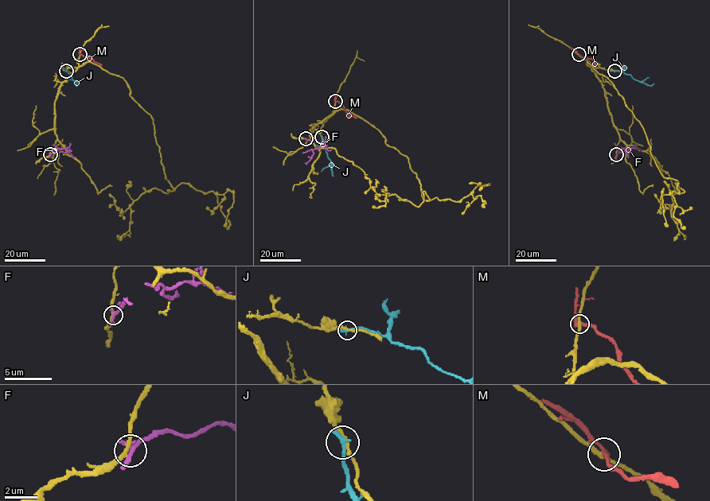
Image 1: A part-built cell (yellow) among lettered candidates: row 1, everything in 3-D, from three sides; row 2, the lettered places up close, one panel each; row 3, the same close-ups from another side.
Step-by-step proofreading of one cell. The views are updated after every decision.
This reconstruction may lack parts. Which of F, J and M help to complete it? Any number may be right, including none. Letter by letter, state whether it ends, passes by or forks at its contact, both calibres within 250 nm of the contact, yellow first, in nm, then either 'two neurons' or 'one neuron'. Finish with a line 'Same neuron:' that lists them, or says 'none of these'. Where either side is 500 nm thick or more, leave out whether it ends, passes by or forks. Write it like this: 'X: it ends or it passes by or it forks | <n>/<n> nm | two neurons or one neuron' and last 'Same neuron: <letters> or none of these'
F: it passes by | 200/240 nm | two neurons
J: it ends | 200/360 nm | two neurons
M: it passes by | 240/240 nm | two neurons
Same neuron: none of these

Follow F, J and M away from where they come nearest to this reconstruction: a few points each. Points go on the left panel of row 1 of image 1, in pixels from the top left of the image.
F: (50, 154), (66, 152), (67, 149), (56, 147), (49, 151)
J: (66, 71), (76, 85), (78, 83)
M: (79, 54), (102, 64)

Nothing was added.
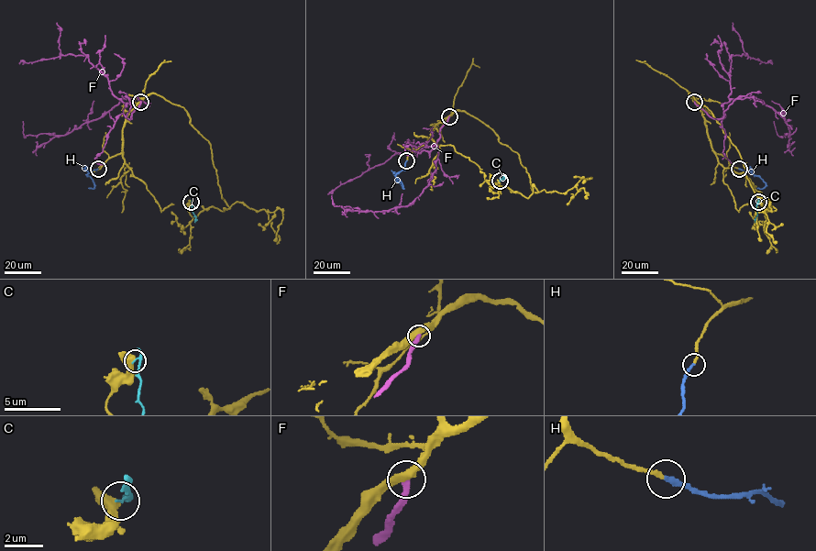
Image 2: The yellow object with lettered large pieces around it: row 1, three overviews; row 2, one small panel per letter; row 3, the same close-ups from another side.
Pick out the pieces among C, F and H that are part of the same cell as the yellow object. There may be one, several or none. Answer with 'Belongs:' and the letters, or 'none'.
Belongs: H

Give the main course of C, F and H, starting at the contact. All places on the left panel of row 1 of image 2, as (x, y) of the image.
C: (191, 202), (195, 222)
F: (140, 102), (131, 118), (126, 116), (131, 106), (127, 96), (99, 118), (62, 136), (24, 137), (23, 121)
H: (98, 169), (87, 174), (94, 184), (93, 189), (88, 188)

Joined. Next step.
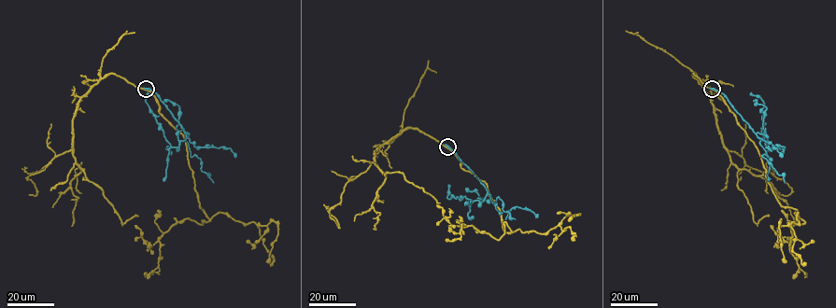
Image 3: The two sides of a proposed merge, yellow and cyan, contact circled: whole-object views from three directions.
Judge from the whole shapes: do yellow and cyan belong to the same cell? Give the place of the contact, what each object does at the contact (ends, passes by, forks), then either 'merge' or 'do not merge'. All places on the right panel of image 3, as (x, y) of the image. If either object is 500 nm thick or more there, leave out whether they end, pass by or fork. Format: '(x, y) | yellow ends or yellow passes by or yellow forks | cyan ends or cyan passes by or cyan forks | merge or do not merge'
(712, 89) | yellow passes by | cyan passes by | do not merge

